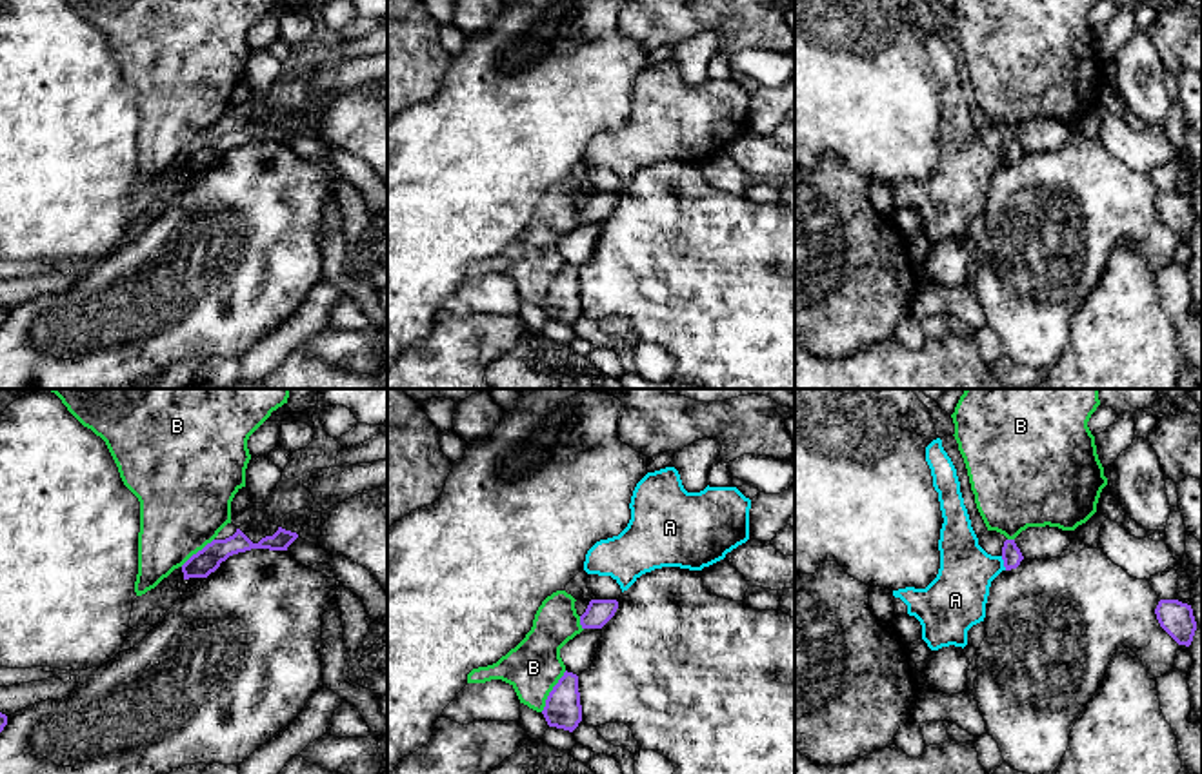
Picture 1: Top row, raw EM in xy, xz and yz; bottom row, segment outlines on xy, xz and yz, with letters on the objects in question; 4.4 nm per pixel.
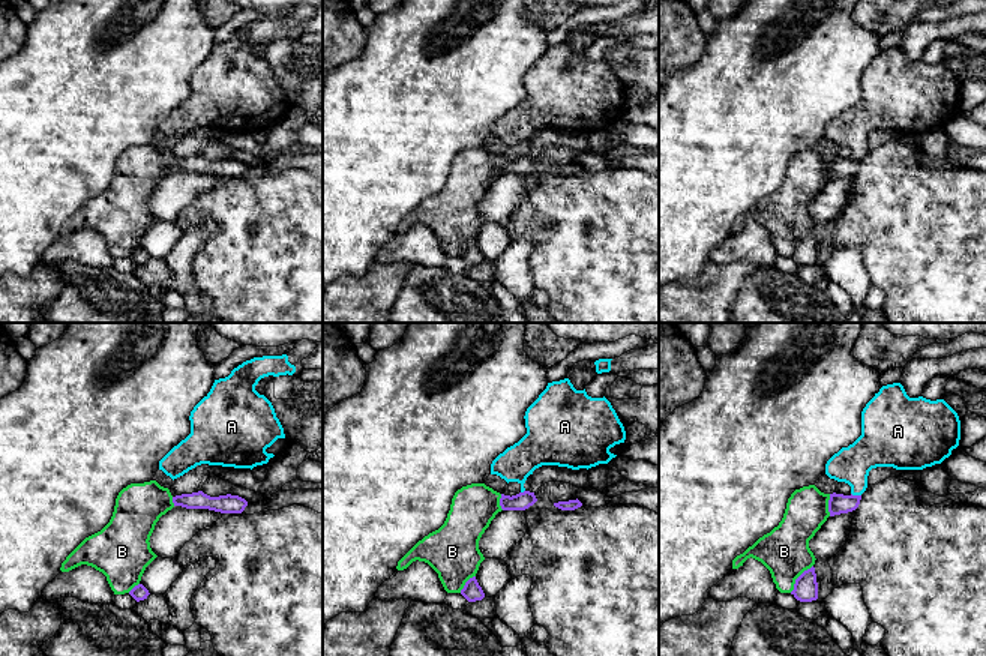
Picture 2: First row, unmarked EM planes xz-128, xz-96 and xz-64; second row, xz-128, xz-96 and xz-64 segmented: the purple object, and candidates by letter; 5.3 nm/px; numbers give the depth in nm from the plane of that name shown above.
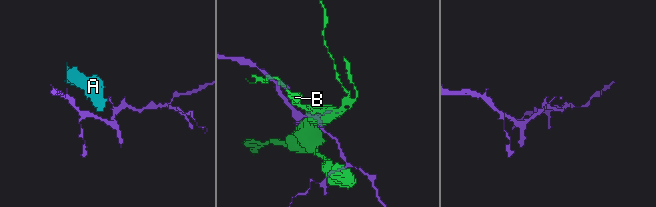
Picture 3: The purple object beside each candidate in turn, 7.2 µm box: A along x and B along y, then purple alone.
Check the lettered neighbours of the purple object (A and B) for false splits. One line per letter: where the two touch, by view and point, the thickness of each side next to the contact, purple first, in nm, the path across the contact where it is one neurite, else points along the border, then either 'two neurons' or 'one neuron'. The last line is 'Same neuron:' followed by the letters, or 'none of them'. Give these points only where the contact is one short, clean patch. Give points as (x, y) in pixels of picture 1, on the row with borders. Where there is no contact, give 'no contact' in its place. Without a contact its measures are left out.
A: meets purple in yz at (1004, 564); 90 nm thick on the purple side, 260 nm on the other; border along yz (1001, 556), (1006, 569); two neurons
B: meets purple in xz at (551, 691); 160 nm thick on the purple side, 240 nm on the other; two neurons
Same neuron: none of them

